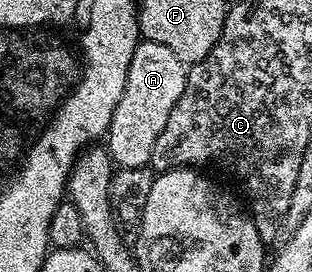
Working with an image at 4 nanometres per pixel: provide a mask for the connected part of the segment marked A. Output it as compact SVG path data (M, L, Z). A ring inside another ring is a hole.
M143 39L137 41L136 50L130 59L126 85L118 105L114 107L106 134L108 154L119 168L142 167L151 162L154 143L158 135L162 135L162 127L166 127L166 119L170 119L174 103L182 99L187 78L188 69L182 59L170 51L170 47Z

